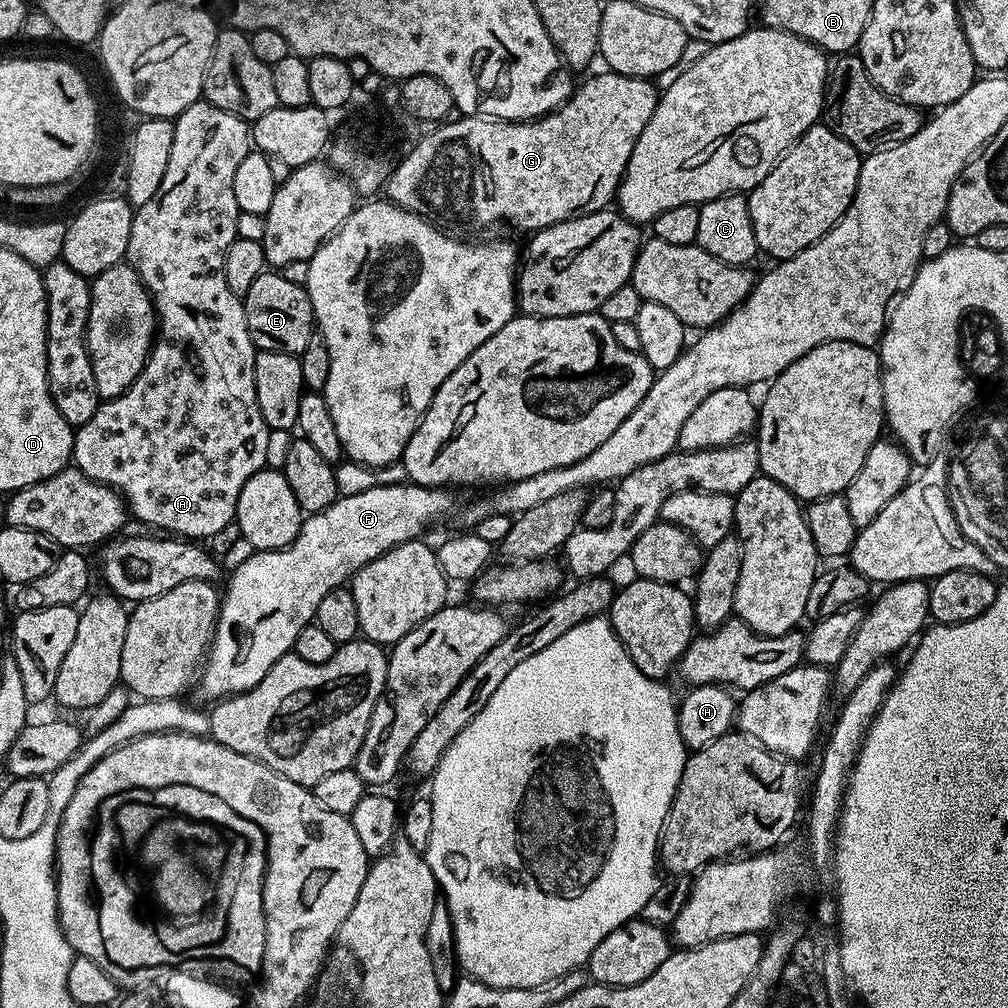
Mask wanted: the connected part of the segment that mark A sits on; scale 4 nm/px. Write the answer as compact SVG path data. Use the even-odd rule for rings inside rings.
M197 102L190 105L186 110L182 110L180 116L174 120L174 146L170 146L170 162L166 166L166 175L162 178L162 186L158 186L158 194L154 194L154 198L150 198L150 202L146 202L146 206L135 209L132 217L132 225L130 226L130 242L128 243L127 263L132 265L132 269L139 274L142 282L147 286L149 292L152 293L152 302L156 306L156 314L158 317L158 339L153 343L152 353L148 355L148 361L144 364L144 369L138 374L136 381L131 384L121 396L113 396L105 399L101 403L100 408L94 414L94 418L90 418L90 422L79 425L75 429L74 439L72 441L72 460L75 467L79 468L82 474L86 474L94 482L105 484L108 488L114 488L126 501L126 507L133 517L137 516L144 524L149 524L149 529L159 530L164 534L171 534L176 538L187 538L193 542L207 541L207 536L216 536L223 530L227 524L231 525L236 519L236 507L238 506L238 494L242 494L242 486L246 486L246 482L255 472L261 472L266 467L268 459L266 458L266 446L268 445L268 434L270 429L266 426L266 422L262 418L262 410L258 410L258 394L254 386L254 362L256 361L256 353L258 351L256 344L252 340L250 330L246 326L246 314L244 313L244 302L241 297L235 296L230 290L230 286L226 286L226 274L224 273L224 255L230 245L238 238L236 235L236 227L238 226L238 214L241 212L238 202L234 198L234 174L238 174L238 166L242 162L242 158L246 158L250 151L250 124L249 121L238 118L234 114L230 114L226 110L218 110L218 106L207 102Z

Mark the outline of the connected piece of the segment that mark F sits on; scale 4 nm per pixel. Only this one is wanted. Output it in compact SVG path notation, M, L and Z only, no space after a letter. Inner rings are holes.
M379 484L377 488L362 490L362 494L340 496L326 510L313 512L300 525L298 538L286 548L273 552L253 551L242 566L231 569L228 589L223 589L220 613L216 619L216 632L198 676L198 688L206 699L219 702L238 692L249 692L284 656L295 649L298 630L316 619L318 602L330 594L330 590L341 587L362 566L374 562L382 554L404 544L408 540L421 539L424 531L435 520L451 513L451 491L444 488L423 488L420 484Z

